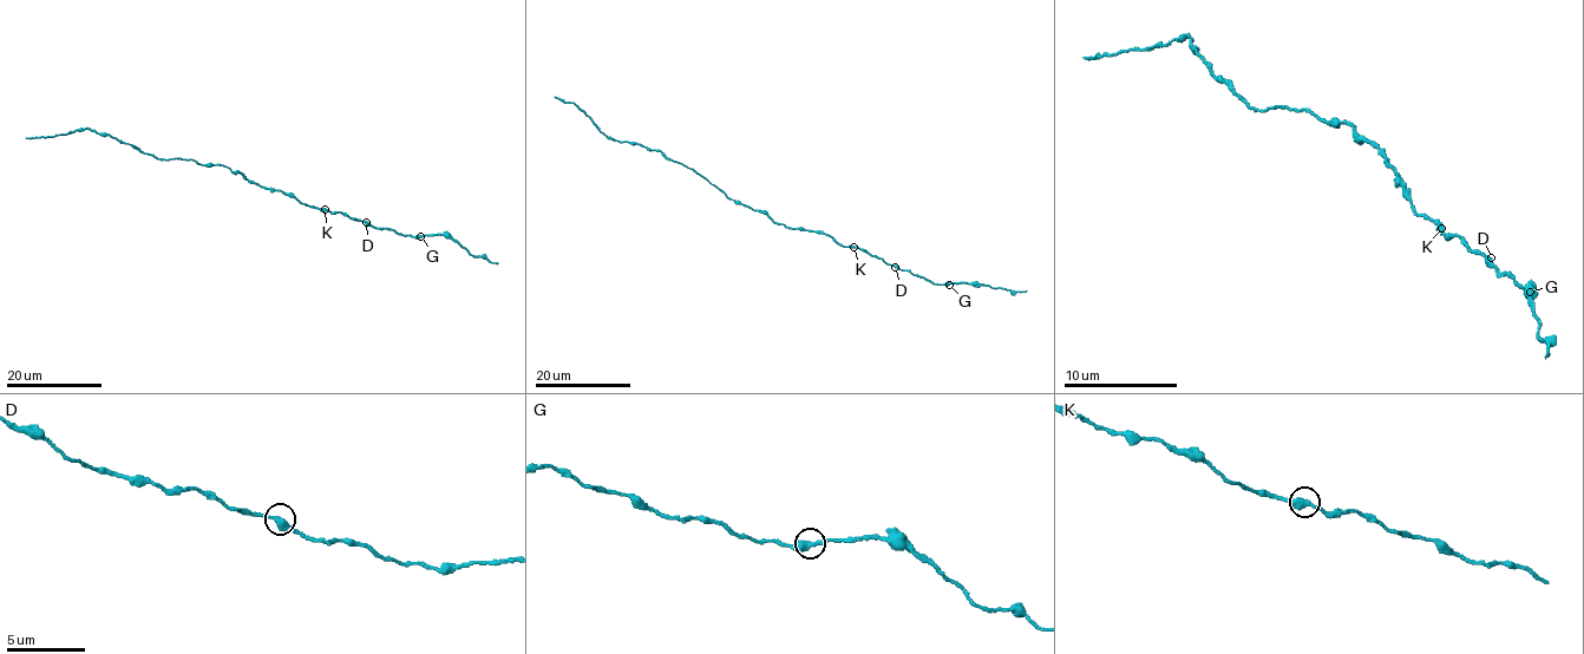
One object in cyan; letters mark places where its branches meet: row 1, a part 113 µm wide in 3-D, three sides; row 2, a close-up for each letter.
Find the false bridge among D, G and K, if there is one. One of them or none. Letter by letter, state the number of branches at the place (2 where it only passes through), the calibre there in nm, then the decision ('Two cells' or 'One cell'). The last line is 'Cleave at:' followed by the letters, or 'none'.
D: Branches: 2. Thickness 380 nm. One cell
G: Branches: 2. Thickness 420 nm. One cell
K: Branches: 2. Thickness 380 nm. One cell
Cleave at: none

